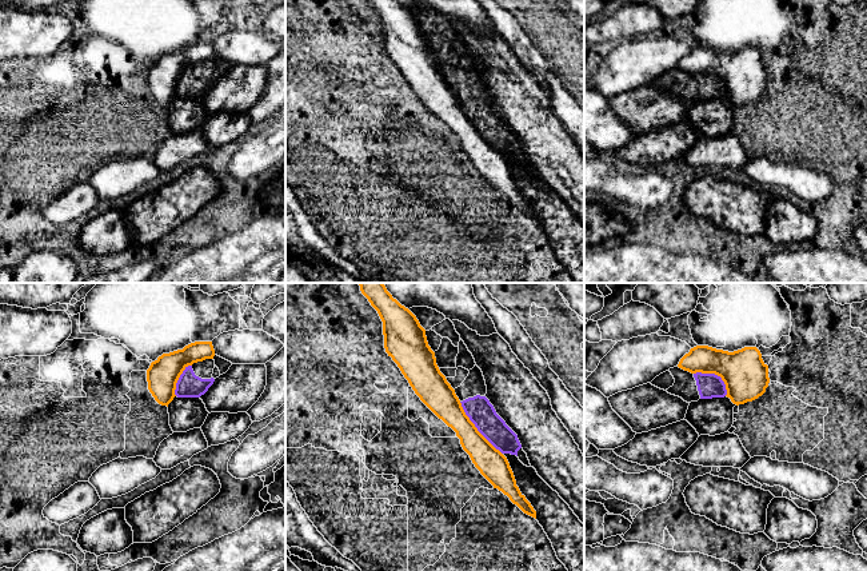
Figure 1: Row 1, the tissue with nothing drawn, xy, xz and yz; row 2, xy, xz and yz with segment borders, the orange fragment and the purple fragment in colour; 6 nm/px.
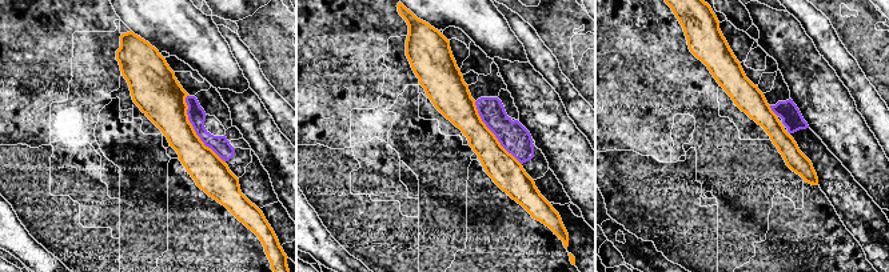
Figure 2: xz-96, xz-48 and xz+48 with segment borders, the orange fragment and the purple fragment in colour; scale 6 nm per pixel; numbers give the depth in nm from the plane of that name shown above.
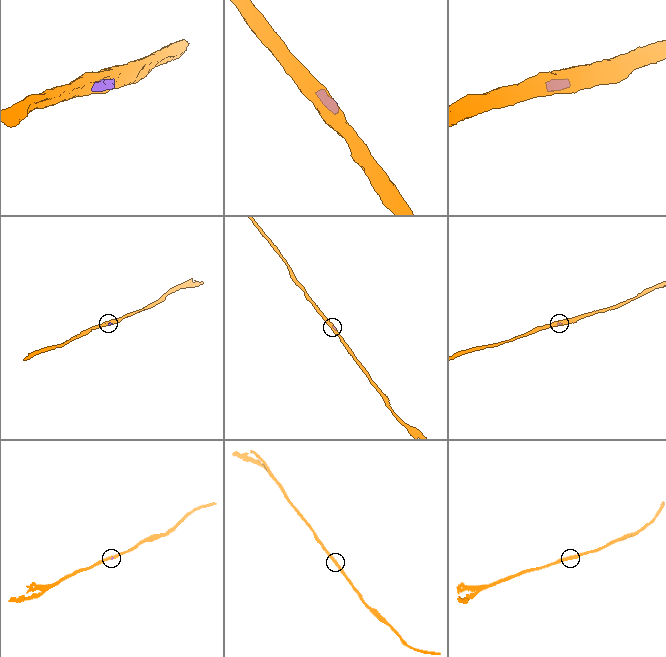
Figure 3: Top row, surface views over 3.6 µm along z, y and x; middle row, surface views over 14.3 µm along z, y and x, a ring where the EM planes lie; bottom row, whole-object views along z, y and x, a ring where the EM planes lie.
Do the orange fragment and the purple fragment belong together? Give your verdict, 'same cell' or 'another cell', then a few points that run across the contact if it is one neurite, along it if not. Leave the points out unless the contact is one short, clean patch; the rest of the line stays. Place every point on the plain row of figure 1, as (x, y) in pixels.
another cell

